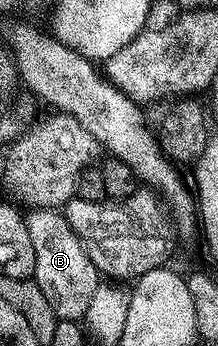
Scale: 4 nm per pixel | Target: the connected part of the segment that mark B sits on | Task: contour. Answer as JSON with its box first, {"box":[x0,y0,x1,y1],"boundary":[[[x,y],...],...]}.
{"box":[26,209,102,322],"boundary":[[[59,209],[33,210],[26,221],[30,245],[34,247],[34,281],[42,288],[42,296],[50,300],[50,308],[54,308],[57,319],[80,322],[90,308],[94,292],[102,285],[100,271]]]}

